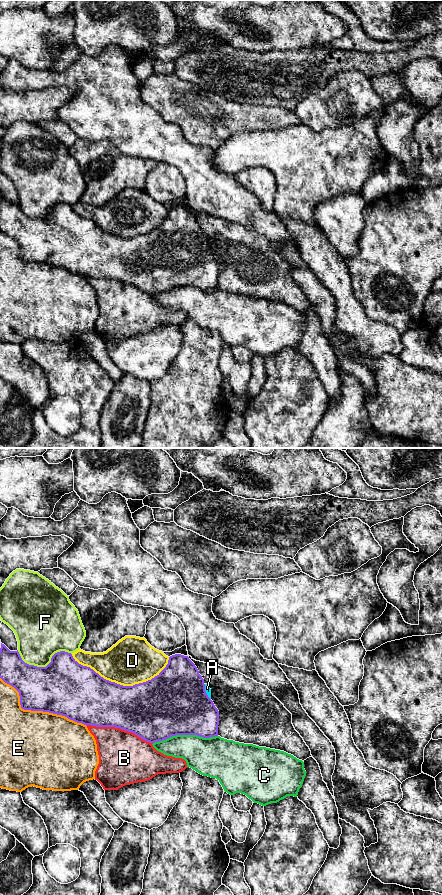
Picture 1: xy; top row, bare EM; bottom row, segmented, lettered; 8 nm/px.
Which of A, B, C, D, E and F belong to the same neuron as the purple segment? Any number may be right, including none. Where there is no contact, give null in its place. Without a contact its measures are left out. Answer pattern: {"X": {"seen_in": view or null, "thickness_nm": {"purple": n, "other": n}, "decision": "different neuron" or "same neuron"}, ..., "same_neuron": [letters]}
{"A": {"seen_in": "xy", "thickness_nm": {"purple": 500, "other": 50}, "decision": "same neuron"}, "B": {"seen_in": "xy", "thickness_nm": {"purple": 420, "other": 400}, "decision": "different neuron"}, "C": {"seen_in": "xy", "thickness_nm": {"purple": 500, "other": 300}, "decision": "different neuron"}, "D": {"seen_in": "xy", "thickness_nm": {"purple": 400, "other": 380}, "decision": "different neuron"}, "E": {"seen_in": "xy", "thickness_nm": {"purple": 420, "other": 500}, "decision": "different neuron"}, "F": {"seen_in": "xy", "thickness_nm": {"purple": 460, "other": 360}, "decision": "different neuron"}, "same_neuron": ["A"]}

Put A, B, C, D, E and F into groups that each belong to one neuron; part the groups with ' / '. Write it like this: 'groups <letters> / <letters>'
groups A / B / C / D / E / F

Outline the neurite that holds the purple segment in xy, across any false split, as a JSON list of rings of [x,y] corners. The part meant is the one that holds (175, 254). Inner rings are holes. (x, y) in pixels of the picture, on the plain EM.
[[[1,195],[0,230],[19,244],[20,257],[24,262],[62,267],[86,278],[120,280],[150,295],[176,287],[197,287],[203,290],[218,288],[219,263],[211,252],[211,241],[204,235],[189,209],[181,206],[170,208],[166,219],[151,232],[133,238],[123,238],[106,232],[90,219],[79,216],[71,205],[57,204],[46,219],[37,219],[25,215],[18,202],[10,203]]]

